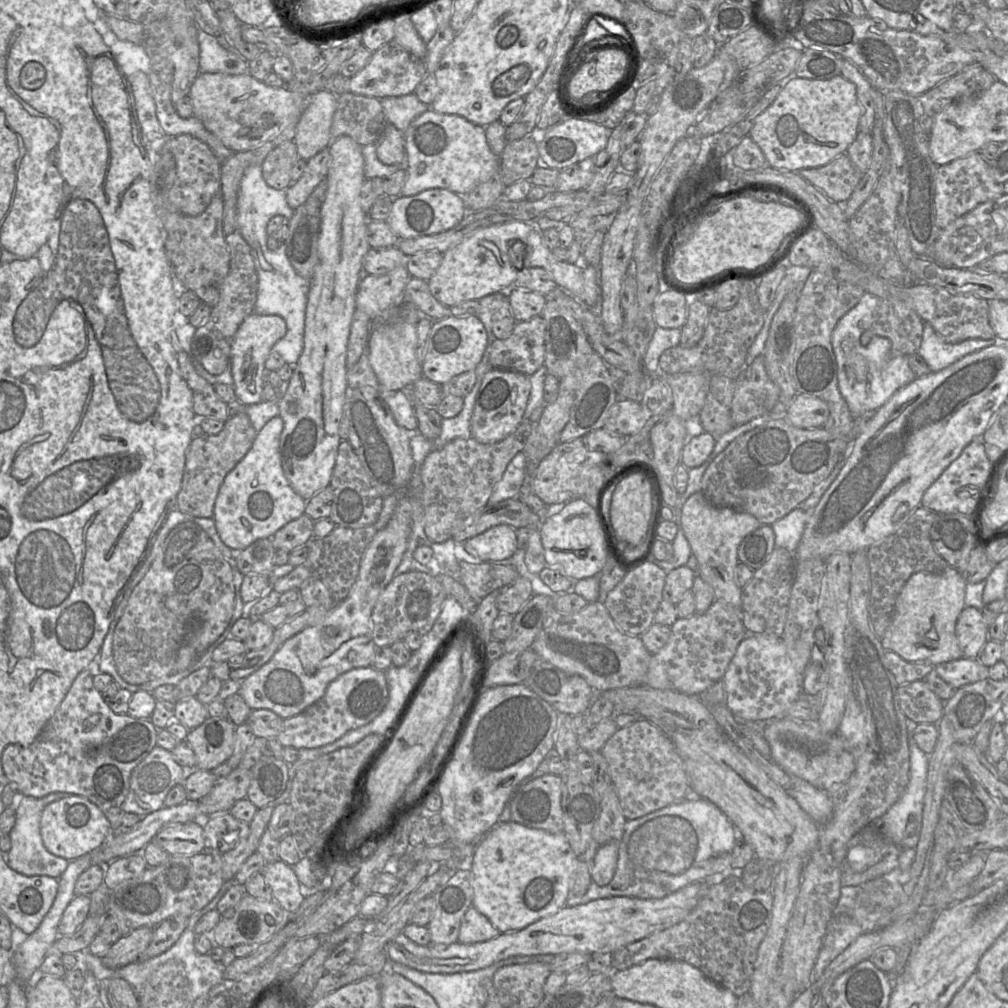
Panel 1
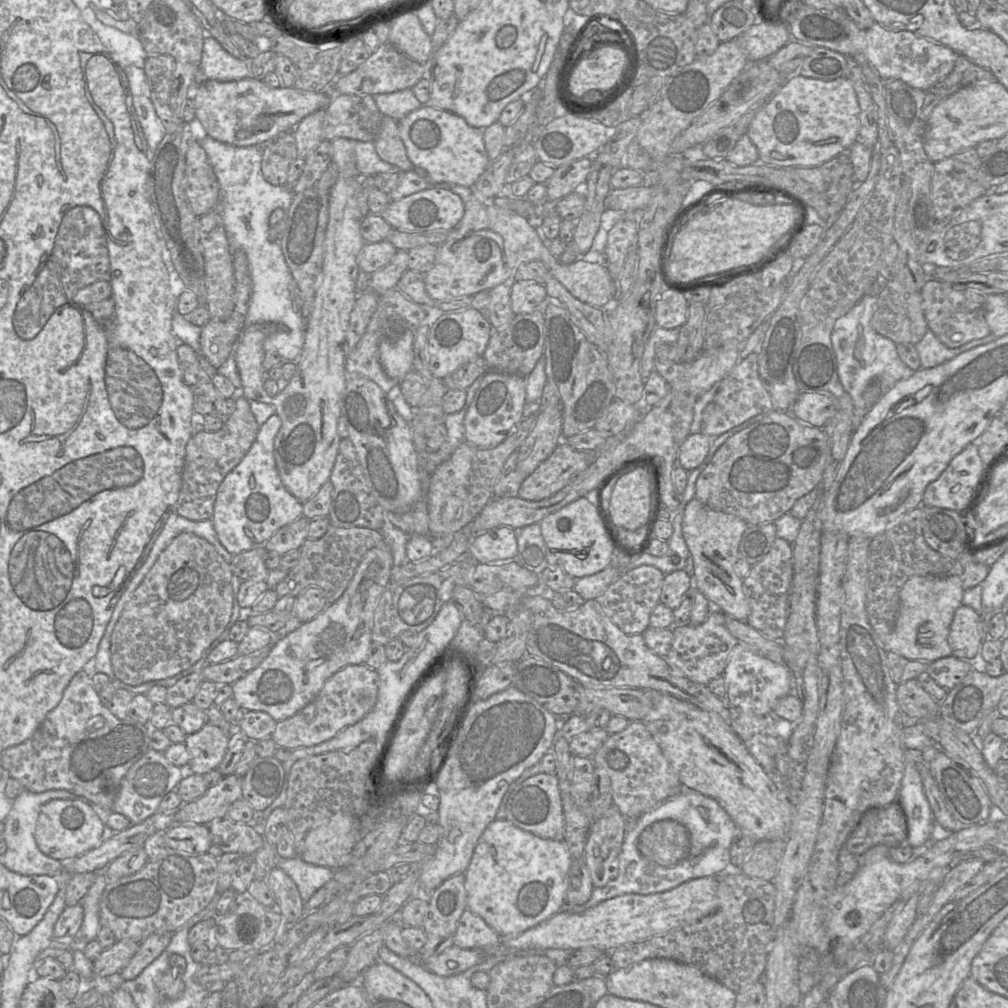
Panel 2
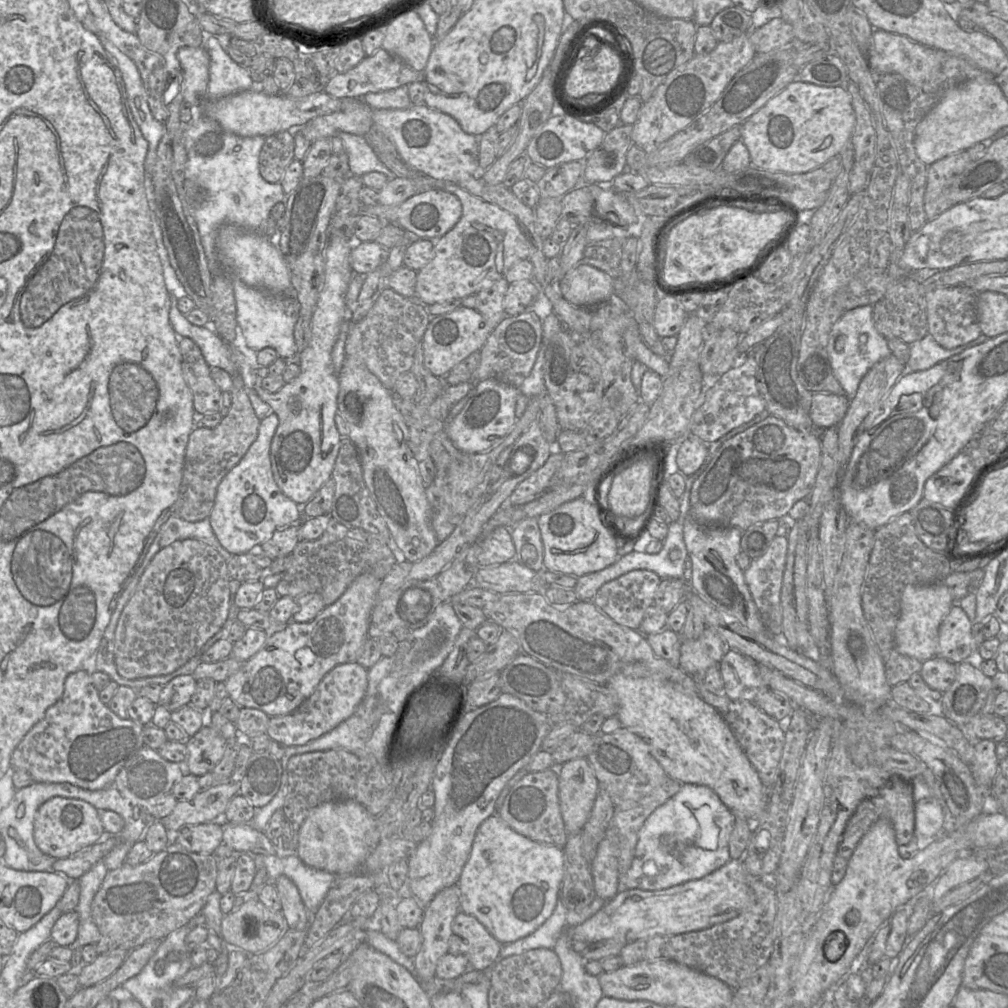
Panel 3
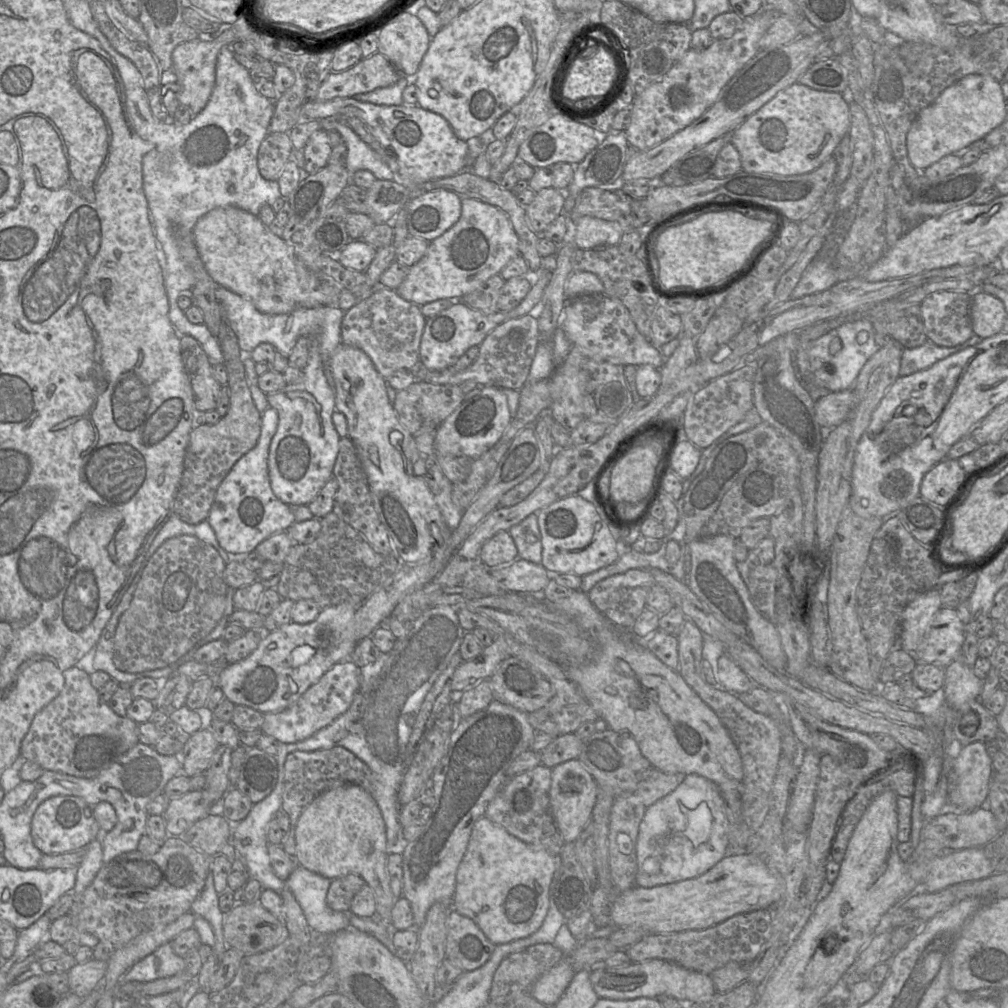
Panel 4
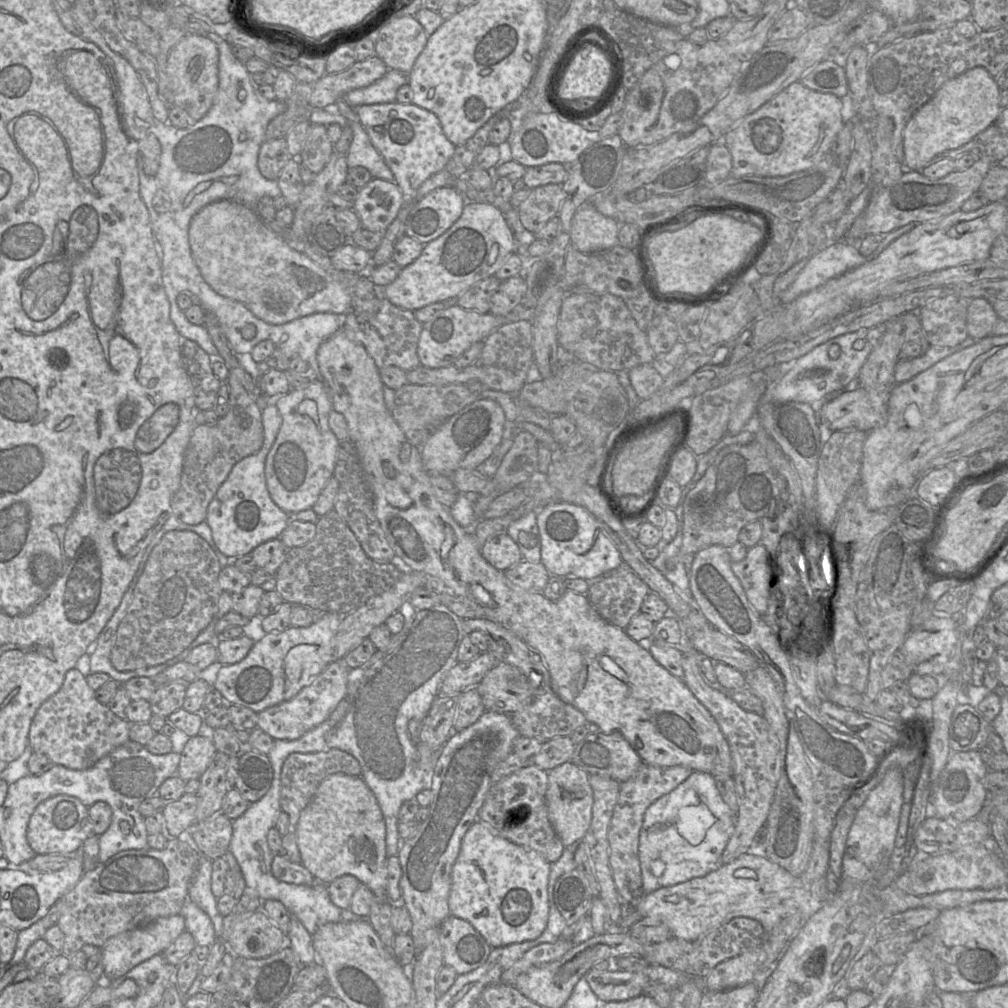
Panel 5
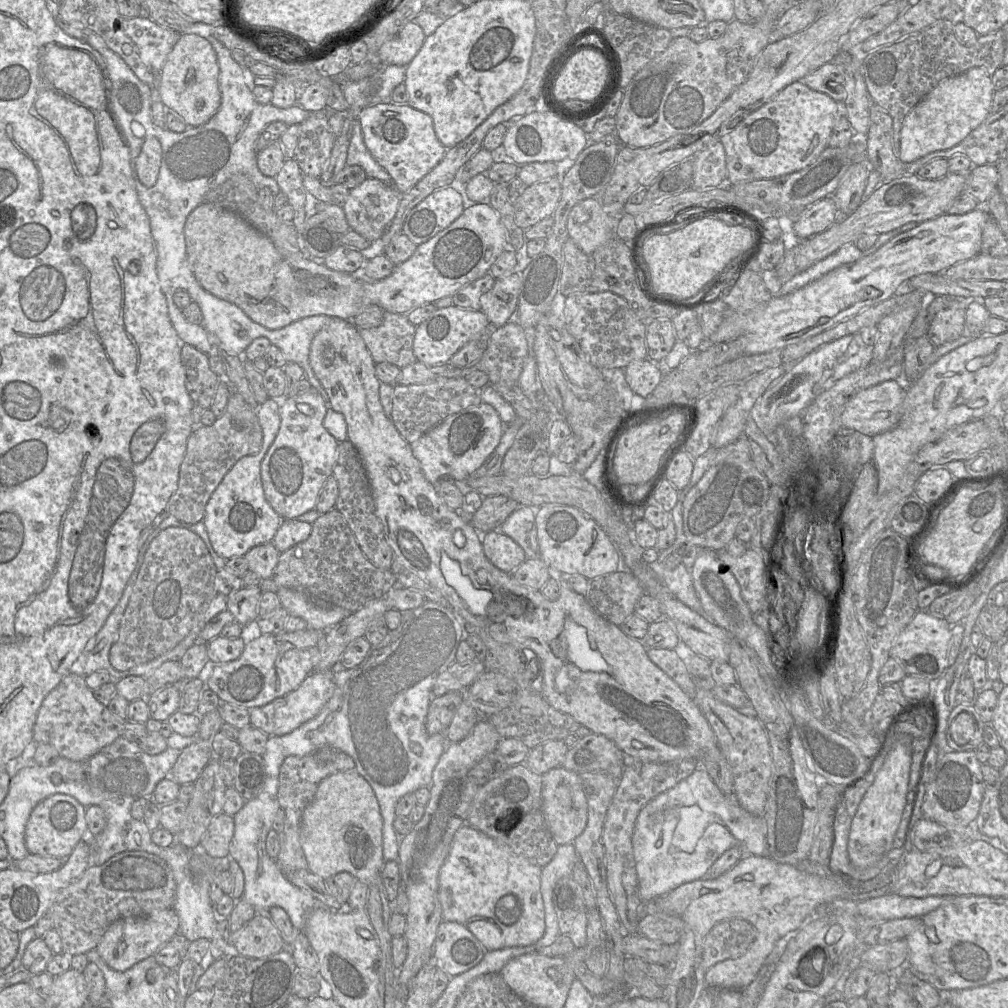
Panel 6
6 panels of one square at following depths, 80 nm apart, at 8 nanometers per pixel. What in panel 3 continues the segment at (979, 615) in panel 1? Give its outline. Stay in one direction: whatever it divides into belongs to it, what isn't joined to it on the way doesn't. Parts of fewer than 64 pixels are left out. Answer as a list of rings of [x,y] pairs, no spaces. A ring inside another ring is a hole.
[[[955,603],[939,627],[938,654],[954,664],[974,660],[979,646],[972,635],[973,622]]]

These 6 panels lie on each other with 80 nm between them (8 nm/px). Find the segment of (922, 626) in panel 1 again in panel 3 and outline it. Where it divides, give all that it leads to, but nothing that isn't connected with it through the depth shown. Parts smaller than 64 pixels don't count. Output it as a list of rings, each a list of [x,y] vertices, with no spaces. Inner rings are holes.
[[[942,582],[906,585],[902,592],[900,613],[894,631],[894,649],[922,662],[937,656],[939,627],[954,604],[949,588]]]

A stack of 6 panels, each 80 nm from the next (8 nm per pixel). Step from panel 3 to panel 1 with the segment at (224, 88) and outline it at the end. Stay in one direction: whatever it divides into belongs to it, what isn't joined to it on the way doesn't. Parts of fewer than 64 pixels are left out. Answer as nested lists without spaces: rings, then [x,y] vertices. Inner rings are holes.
[[[198,31],[200,49],[200,73],[224,73],[239,75],[248,73],[248,62],[239,52],[223,48],[218,41],[204,31]]]

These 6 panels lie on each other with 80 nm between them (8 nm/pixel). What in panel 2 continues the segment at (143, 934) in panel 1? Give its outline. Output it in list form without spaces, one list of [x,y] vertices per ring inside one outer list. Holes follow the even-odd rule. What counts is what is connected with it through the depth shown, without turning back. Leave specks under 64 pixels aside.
[[[130,939],[116,941],[93,961],[94,975],[104,977],[119,973],[129,963],[139,947],[140,943]]]

